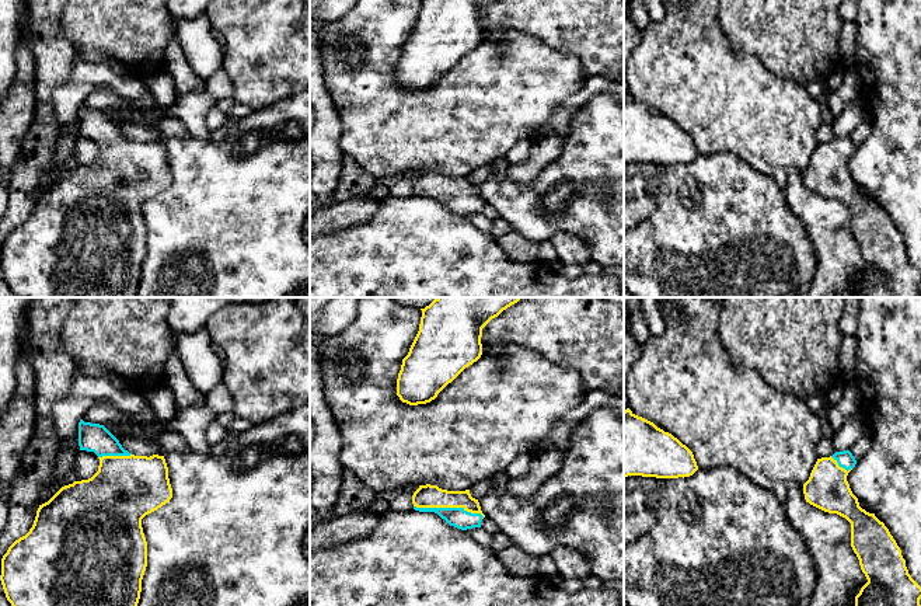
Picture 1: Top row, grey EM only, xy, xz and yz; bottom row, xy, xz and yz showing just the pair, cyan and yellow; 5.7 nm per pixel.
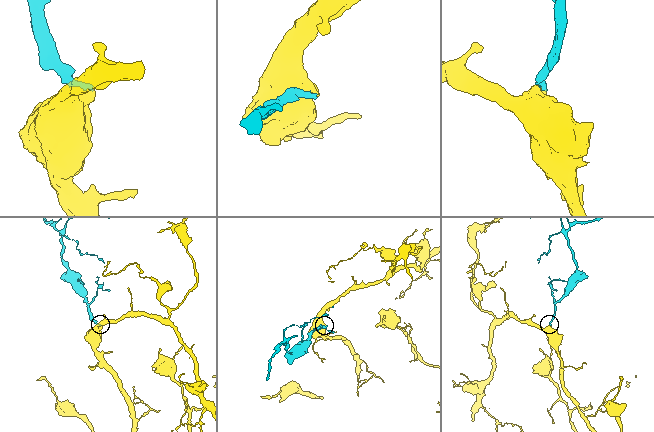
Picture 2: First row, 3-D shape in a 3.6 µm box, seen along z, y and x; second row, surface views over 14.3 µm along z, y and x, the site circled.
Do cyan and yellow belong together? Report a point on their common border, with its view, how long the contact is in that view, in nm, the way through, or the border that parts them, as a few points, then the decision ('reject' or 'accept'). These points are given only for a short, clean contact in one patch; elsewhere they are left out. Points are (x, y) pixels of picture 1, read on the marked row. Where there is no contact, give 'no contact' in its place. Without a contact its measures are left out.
meets cyan in xz at (449, 508); contact 420 nm long; runs through xz (459, 518), (449, 508), (428, 495); accept

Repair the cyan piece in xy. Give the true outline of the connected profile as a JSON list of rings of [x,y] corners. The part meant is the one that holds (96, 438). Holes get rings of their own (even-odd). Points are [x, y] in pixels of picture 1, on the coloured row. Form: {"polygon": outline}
{"polygon": [[[79,422],[80,450],[94,452],[100,459],[98,471],[88,480],[74,481],[62,487],[48,502],[39,505],[29,532],[15,540],[1,558],[0,581],[11,606],[137,606],[142,592],[142,579],[147,567],[147,541],[142,527],[142,519],[170,502],[172,488],[168,478],[168,467],[164,456],[135,456],[125,450],[119,440],[100,424]]]}

